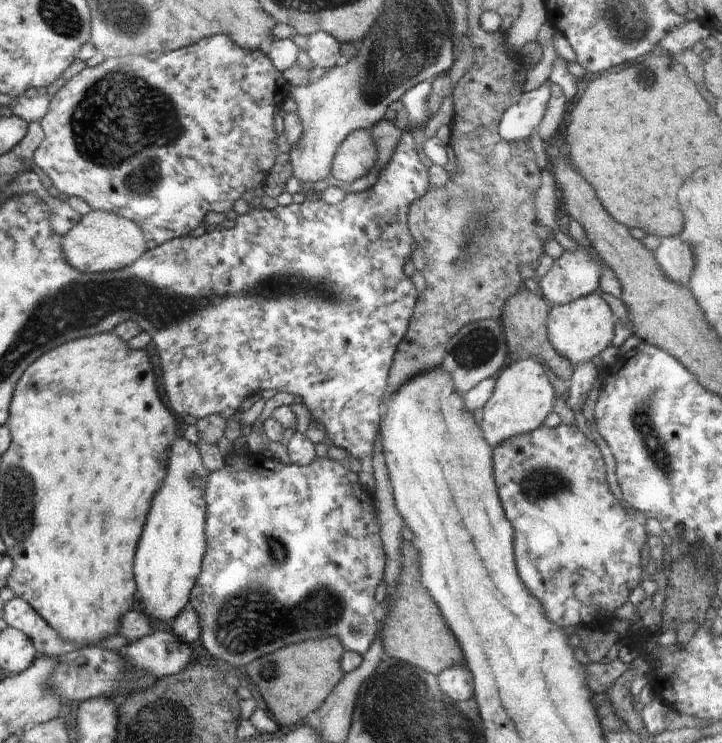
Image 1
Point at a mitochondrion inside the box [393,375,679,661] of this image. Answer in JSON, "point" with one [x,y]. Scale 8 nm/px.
{"point":[643,413]}

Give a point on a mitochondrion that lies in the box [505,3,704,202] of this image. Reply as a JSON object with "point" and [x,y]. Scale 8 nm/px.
{"point":[647,77]}

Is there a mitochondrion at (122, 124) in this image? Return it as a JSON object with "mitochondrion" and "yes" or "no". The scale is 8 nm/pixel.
{"mitochondrion":"yes"}

